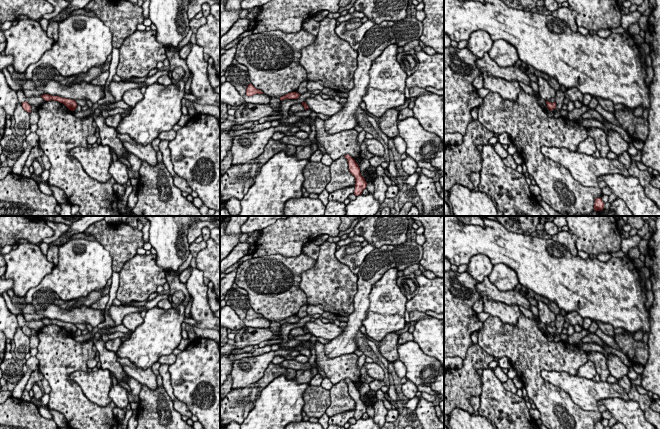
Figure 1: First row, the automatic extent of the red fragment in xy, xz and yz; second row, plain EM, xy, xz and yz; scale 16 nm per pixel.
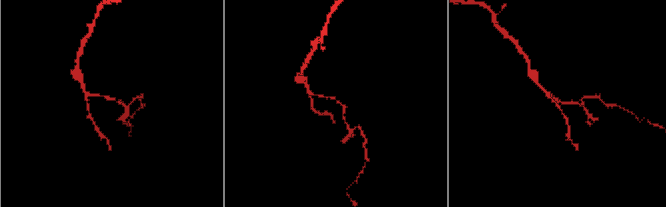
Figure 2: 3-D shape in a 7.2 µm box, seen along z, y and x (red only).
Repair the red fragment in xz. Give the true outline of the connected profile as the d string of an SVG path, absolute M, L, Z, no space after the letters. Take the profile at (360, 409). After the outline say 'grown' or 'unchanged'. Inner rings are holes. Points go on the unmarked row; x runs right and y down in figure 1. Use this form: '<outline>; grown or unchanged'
M344 379L349 388L349 395L355 401L355 414L354 418L356 420L361 419L362 415L366 412L367 406L365 402L361 400L359 389L350 379Z; unchanged

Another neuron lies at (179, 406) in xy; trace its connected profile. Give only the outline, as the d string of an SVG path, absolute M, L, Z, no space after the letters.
M178 399L173 401L174 403L174 409L179 412L182 416L187 416L190 418L193 414L190 412L190 410L187 408L187 405Z

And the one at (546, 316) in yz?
M538 301L537 308L539 312L539 320L540 322L548 325L551 322L555 322L556 315L549 309L549 307L542 301Z

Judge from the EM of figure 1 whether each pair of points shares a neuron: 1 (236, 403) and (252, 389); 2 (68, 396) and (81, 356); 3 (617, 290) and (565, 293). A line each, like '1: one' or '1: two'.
1: one
2: one
3: one

